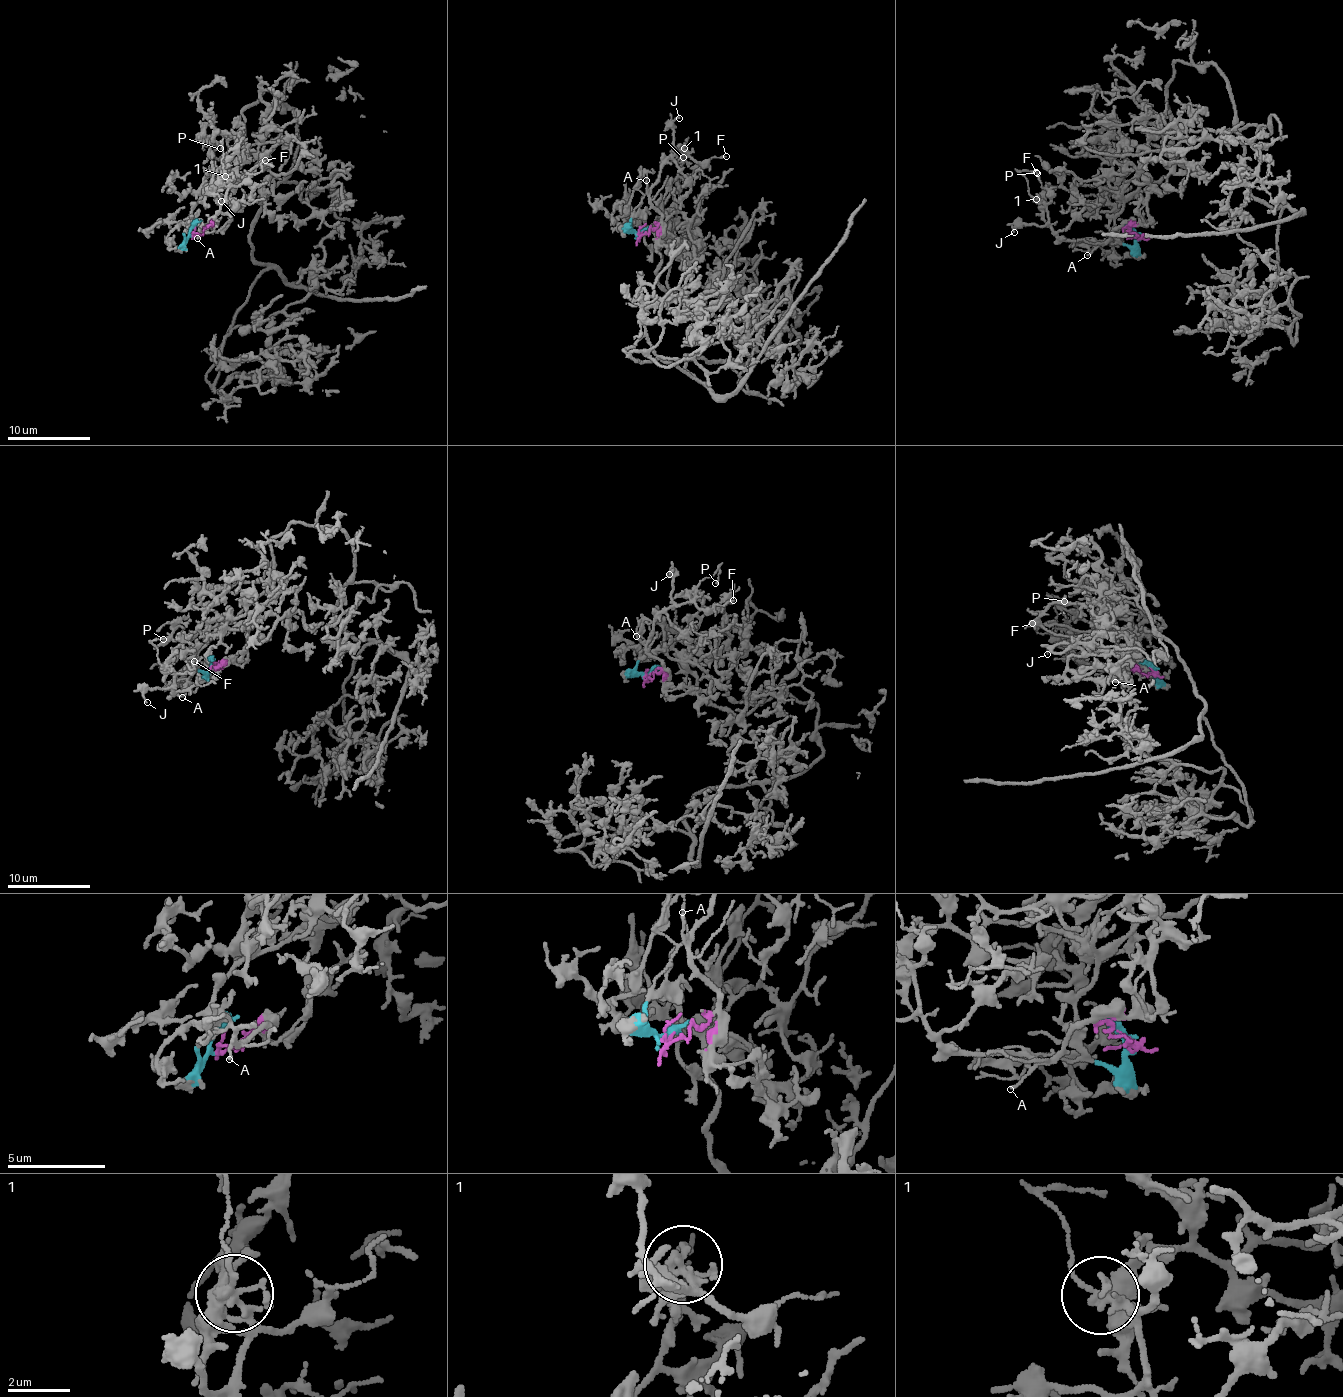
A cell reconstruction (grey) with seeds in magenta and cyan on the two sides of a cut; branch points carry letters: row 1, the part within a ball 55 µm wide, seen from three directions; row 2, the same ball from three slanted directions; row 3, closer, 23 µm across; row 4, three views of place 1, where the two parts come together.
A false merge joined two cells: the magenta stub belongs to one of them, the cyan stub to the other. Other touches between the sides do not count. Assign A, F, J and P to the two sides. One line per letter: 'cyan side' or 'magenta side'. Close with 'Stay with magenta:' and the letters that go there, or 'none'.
A: magenta side
F: magenta side
J: magenta side
P: magenta side
Stay with magenta: A, F, J, P

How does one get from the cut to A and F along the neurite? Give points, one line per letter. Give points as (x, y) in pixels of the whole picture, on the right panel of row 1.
A: (1133, 233), (1127, 229), (1114, 229), (1105, 242), (1098, 243), (1086, 256)
F: (1133, 233), (1116, 229), (1105, 242), (1062, 240), (1052, 230), (1048, 214), (1049, 193), (1037, 172)

